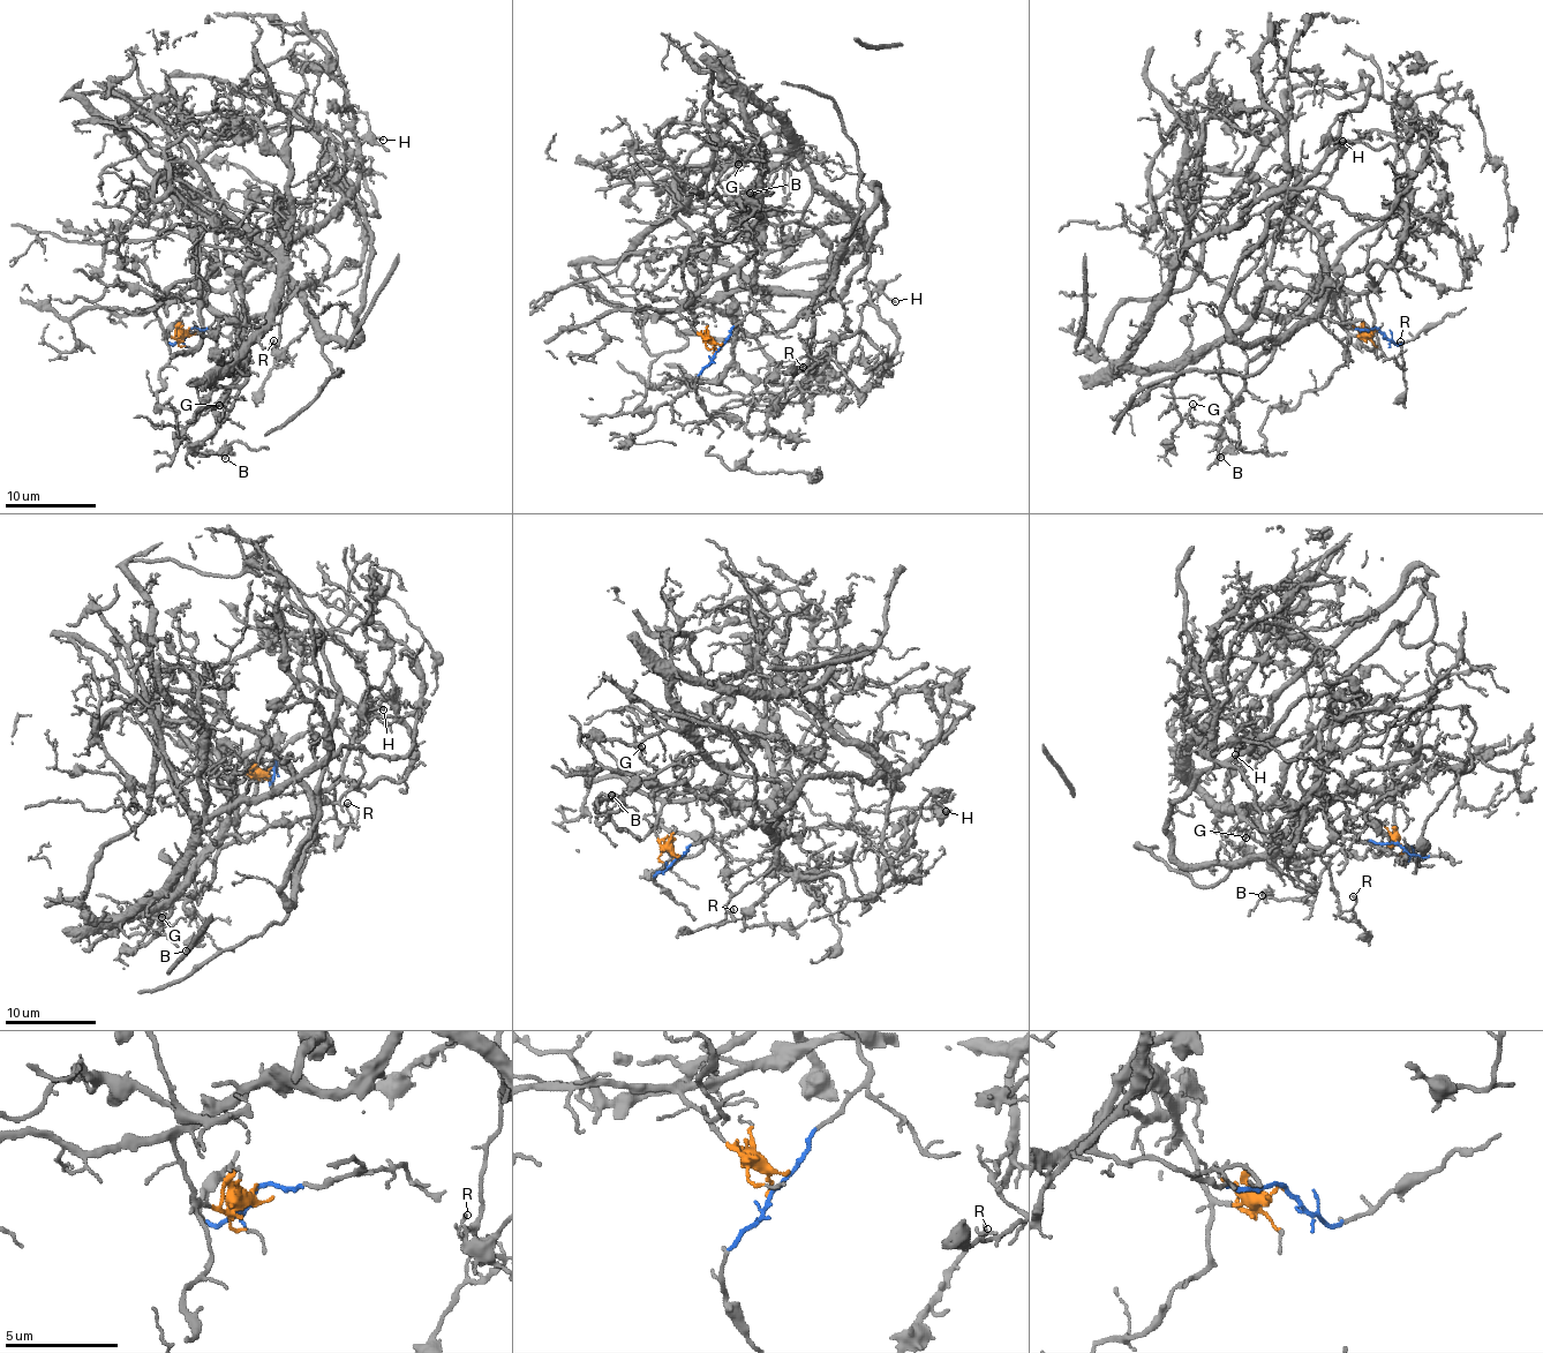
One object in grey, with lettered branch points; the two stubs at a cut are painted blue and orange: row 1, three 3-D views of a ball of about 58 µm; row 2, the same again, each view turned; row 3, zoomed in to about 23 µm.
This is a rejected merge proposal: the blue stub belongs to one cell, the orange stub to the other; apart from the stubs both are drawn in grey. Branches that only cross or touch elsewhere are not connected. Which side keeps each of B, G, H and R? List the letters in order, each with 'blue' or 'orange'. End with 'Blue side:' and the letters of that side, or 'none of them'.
B: orange
G: blue
H: orange
R: orange
Blue side: G

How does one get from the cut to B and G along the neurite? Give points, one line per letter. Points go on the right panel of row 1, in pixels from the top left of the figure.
B: (1379, 331), (1350, 338), (1348, 359), (1293, 410), (1271, 407), (1261, 451), (1228, 449), (1221, 458)
G: (1379, 331), (1256, 312), (1202, 351), (1176, 378), (1172, 391), (1180, 414), (1194, 403)

